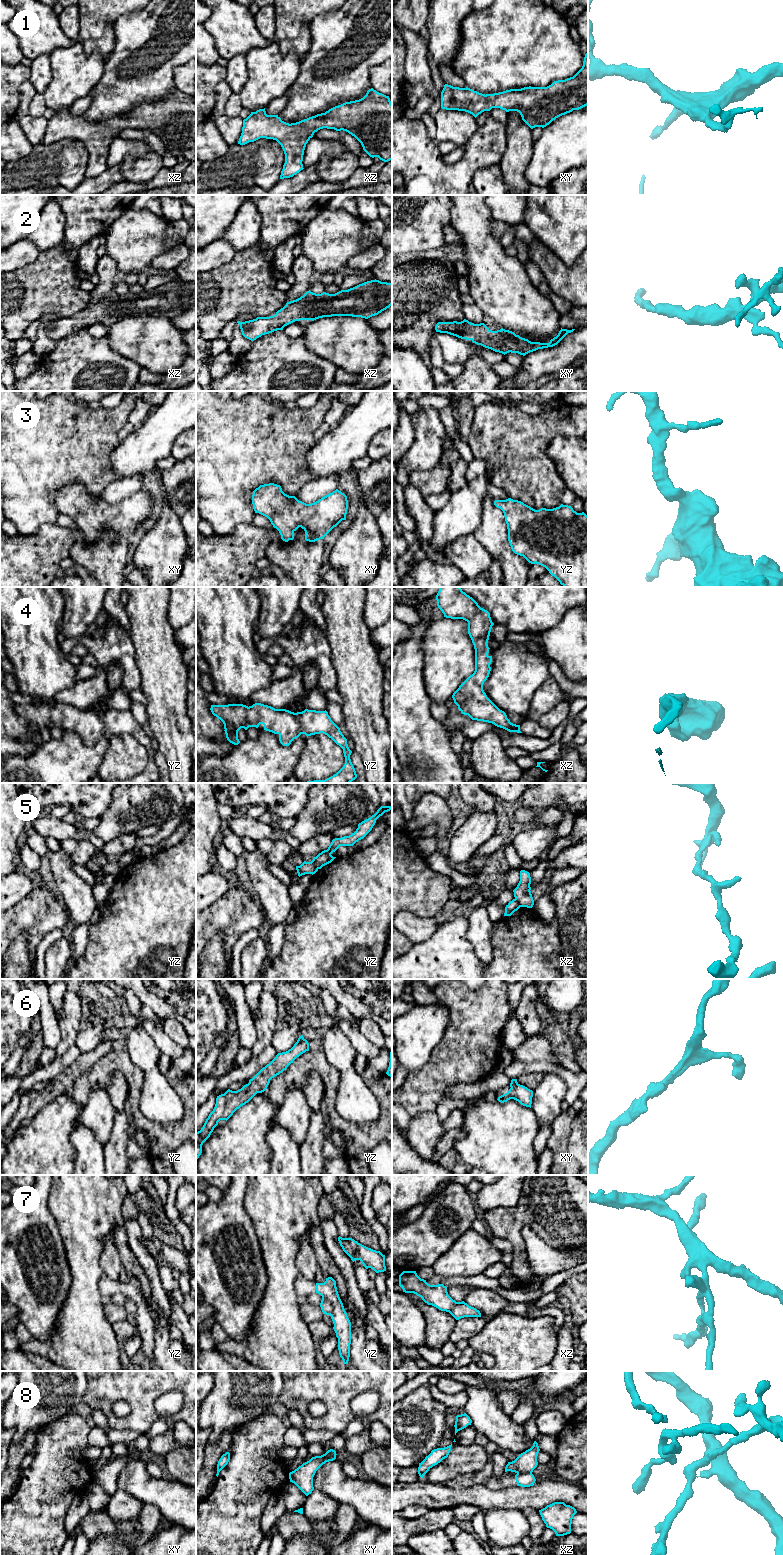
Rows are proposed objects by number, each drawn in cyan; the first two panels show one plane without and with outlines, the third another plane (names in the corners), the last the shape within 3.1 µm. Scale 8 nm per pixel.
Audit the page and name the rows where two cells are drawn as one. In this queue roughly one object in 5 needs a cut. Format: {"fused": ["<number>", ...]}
{"fused": ["5", "7", "8"]}

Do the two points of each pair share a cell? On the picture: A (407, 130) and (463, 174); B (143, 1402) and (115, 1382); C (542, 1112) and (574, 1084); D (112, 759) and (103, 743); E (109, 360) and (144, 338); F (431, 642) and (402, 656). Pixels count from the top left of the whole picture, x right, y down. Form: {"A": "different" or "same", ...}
{"A": "same", "B": "same", "C": "different", "D": "different", "E": "different", "F": "different"}

